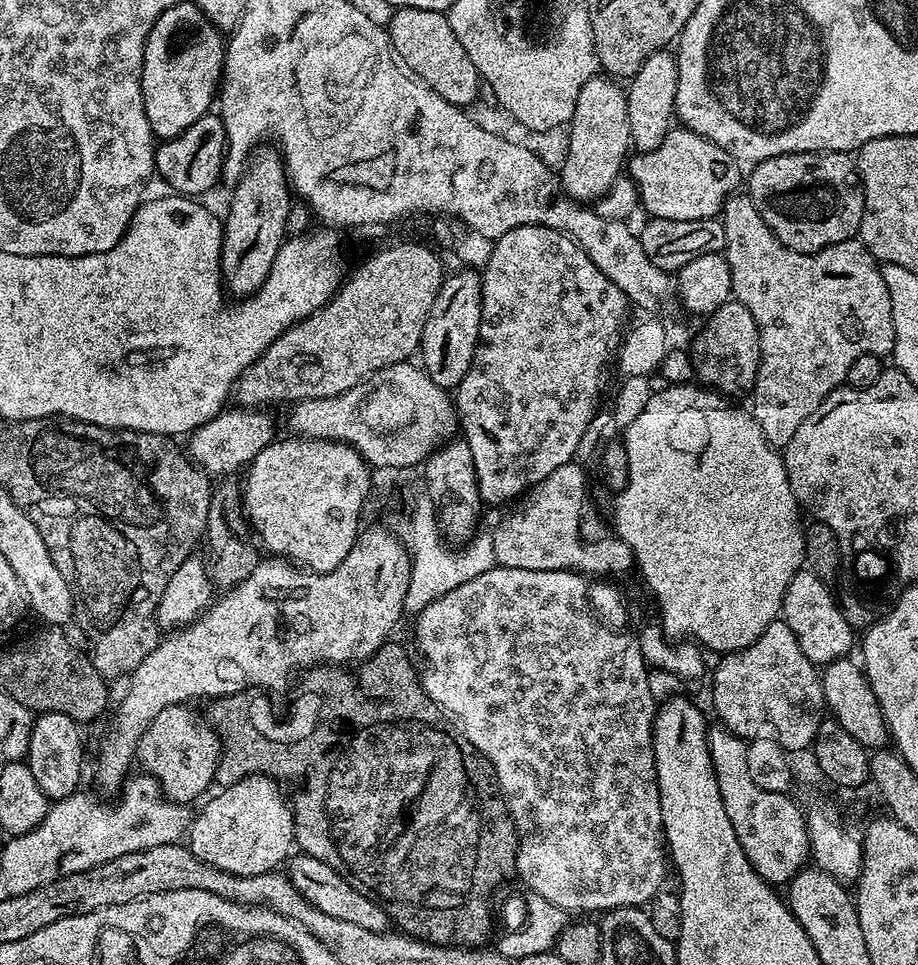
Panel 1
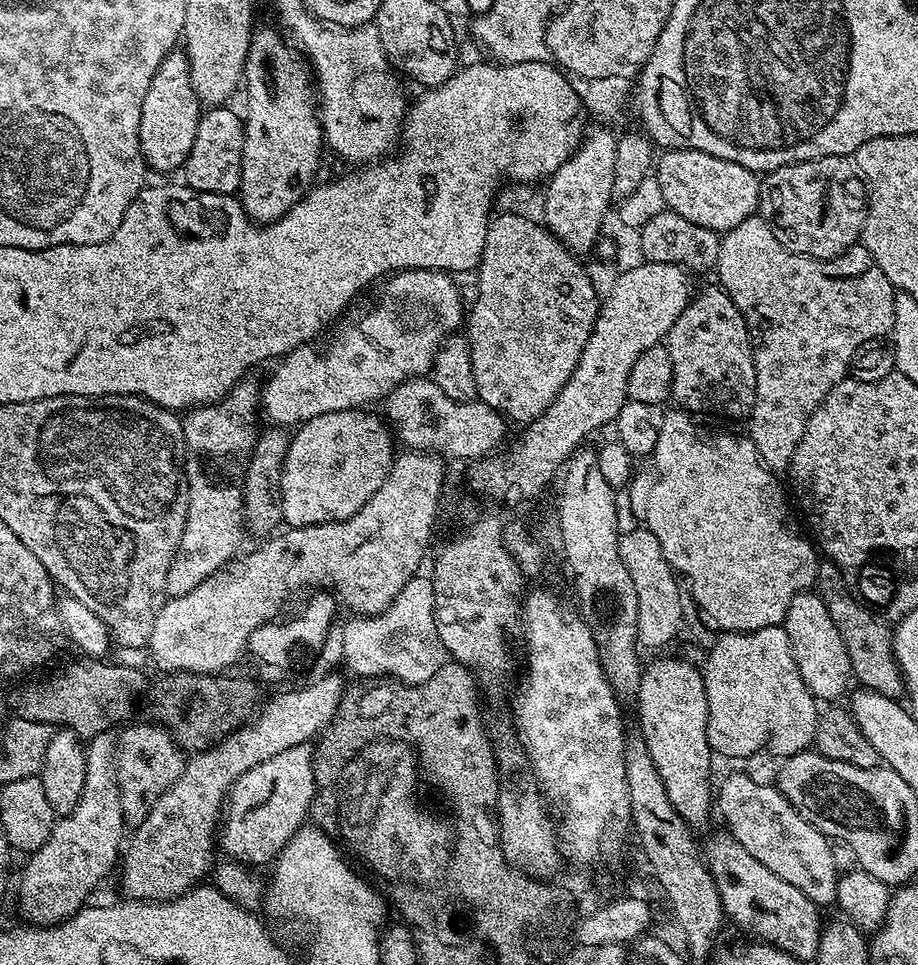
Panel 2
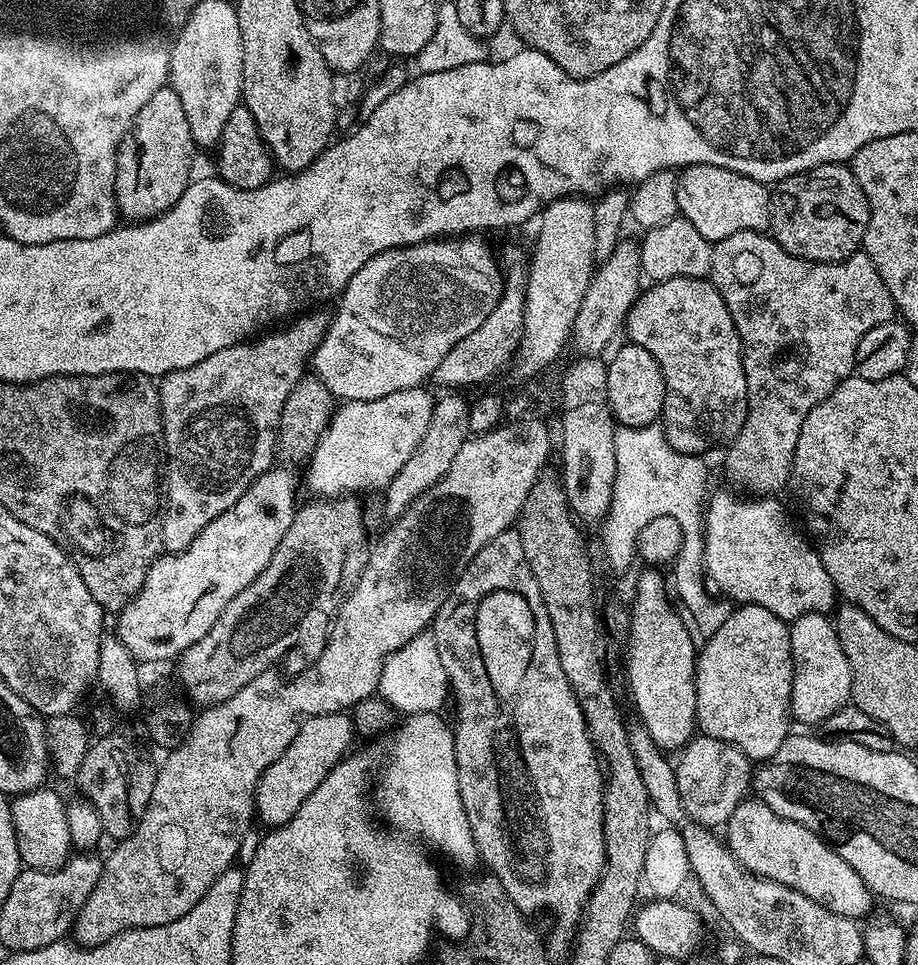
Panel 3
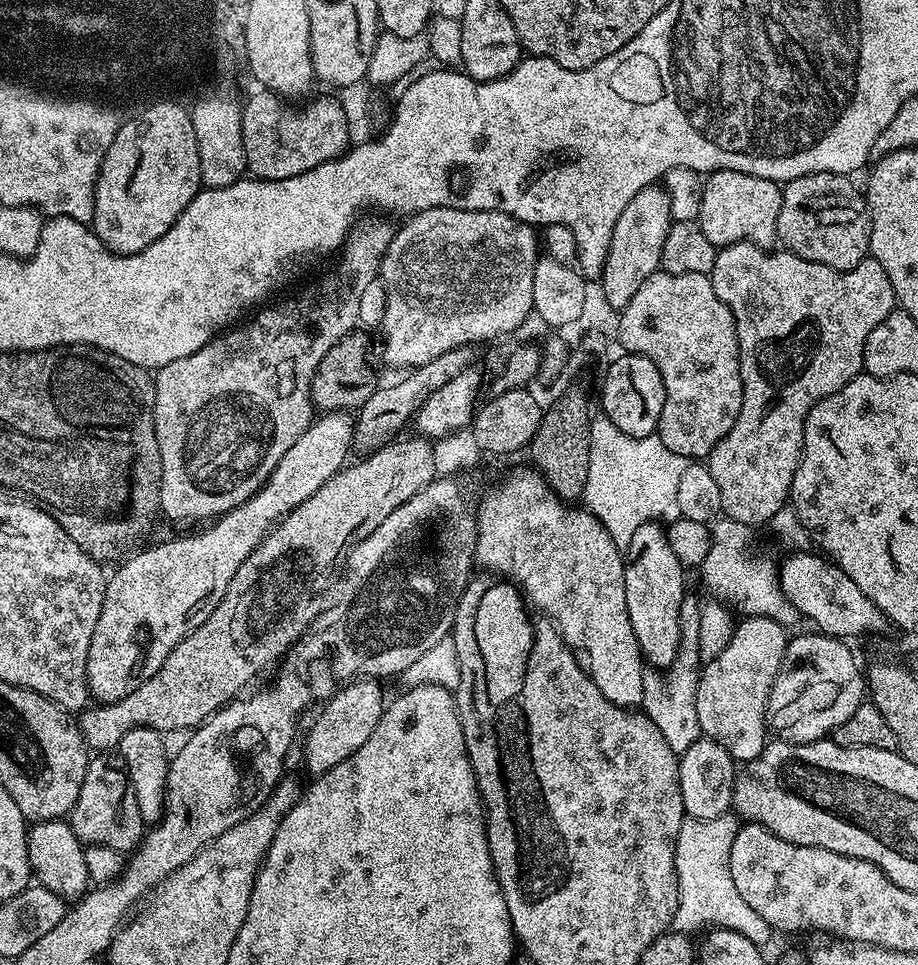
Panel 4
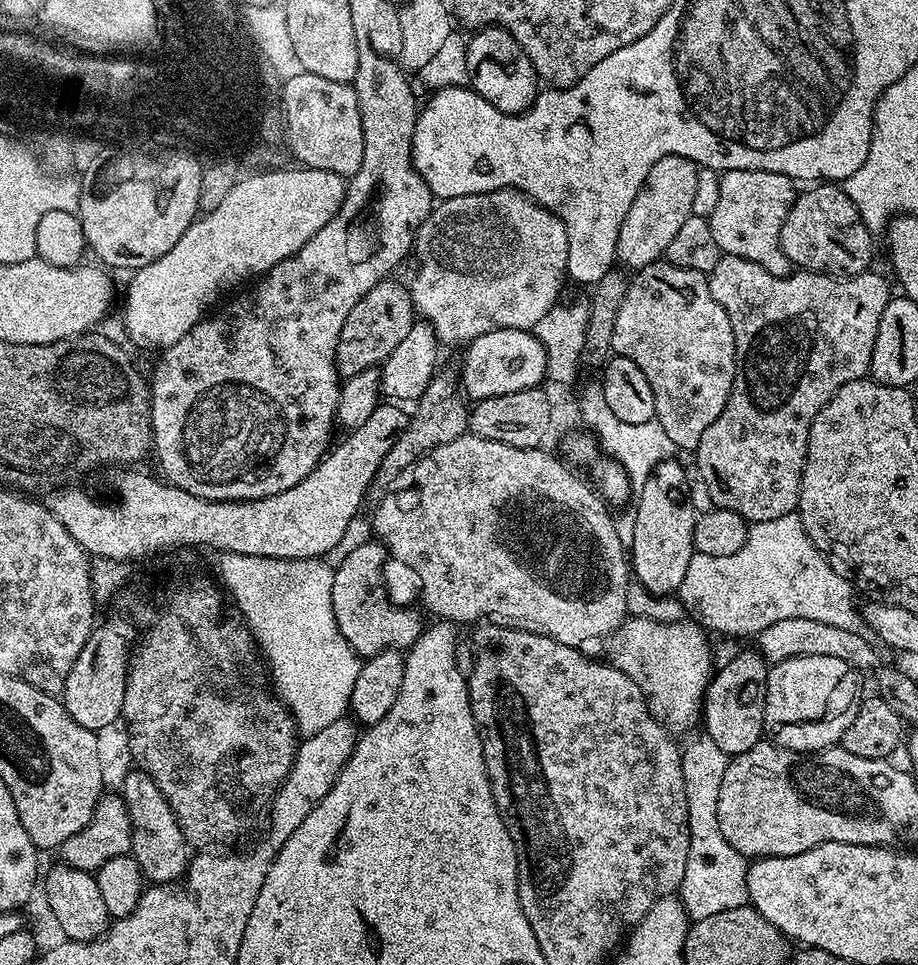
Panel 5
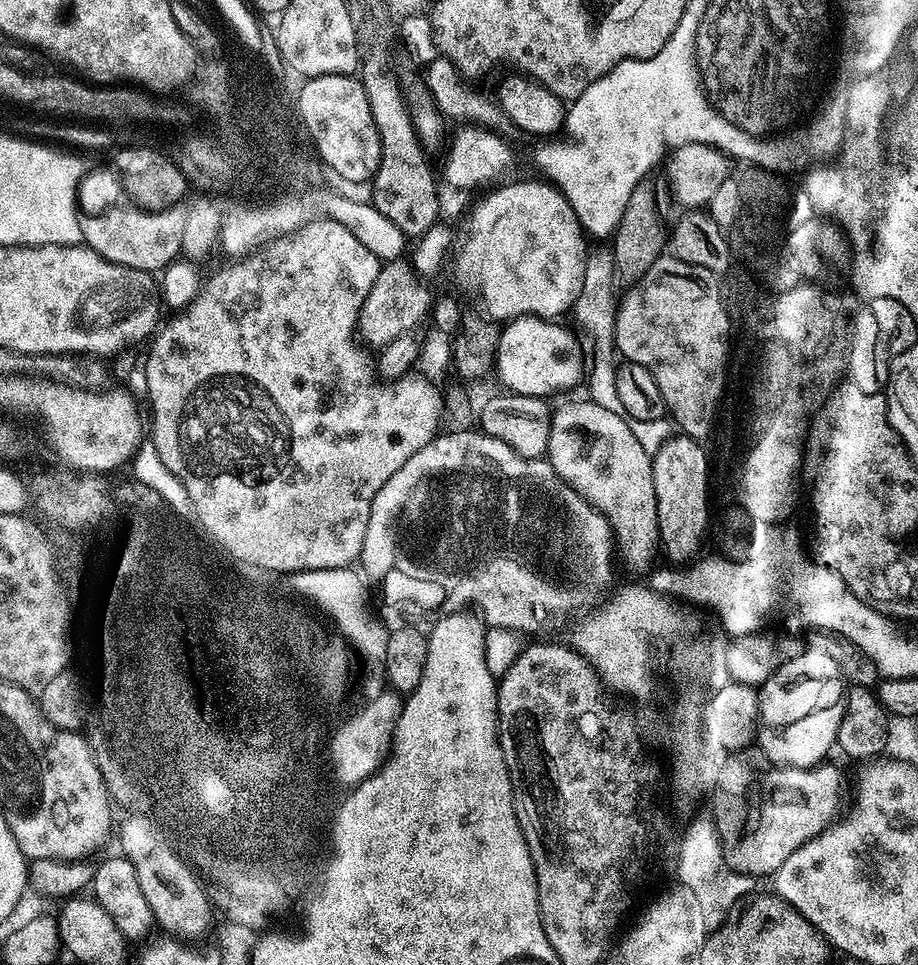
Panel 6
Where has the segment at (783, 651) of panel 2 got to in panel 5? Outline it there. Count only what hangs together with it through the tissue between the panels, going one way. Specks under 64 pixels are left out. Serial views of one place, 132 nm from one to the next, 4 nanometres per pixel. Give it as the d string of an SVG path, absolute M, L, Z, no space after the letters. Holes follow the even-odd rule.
M740 650L728 666L719 668L711 677L703 699L703 731L729 757L750 750L765 735L764 695L770 665L759 651L751 651Z

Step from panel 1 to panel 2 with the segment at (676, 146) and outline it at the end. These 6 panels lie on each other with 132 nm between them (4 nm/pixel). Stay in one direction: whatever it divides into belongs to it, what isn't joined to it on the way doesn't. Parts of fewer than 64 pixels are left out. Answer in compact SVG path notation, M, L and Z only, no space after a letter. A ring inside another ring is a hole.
M669 148L659 153L654 164L655 178L662 186L665 209L682 214L694 226L706 226L717 234L729 232L738 222L757 215L760 207L761 177L738 162L714 158L693 148Z

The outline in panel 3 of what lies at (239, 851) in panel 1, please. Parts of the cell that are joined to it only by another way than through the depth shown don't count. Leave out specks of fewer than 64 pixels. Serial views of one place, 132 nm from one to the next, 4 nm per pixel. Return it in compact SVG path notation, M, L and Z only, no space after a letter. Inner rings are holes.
M341 710L330 714L318 714L310 718L298 730L294 742L286 746L286 750L262 774L256 787L256 815L255 819L271 830L290 822L294 814L298 814L298 806L318 790L322 778L334 770L334 766L345 756L349 755L353 747L352 736L357 735L353 717L347 711Z

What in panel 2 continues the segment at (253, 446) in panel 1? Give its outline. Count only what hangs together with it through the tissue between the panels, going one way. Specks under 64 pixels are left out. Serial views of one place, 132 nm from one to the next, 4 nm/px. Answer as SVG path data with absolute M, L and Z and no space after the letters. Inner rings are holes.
M410 268L389 275L383 281L380 305L368 308L357 320L349 324L335 325L336 333L328 340L328 345L319 352L316 346L296 348L275 365L272 377L262 384L262 416L272 426L299 425L310 418L318 418L331 412L360 410L364 404L383 401L389 392L402 382L413 380L415 376L427 377L440 344L453 335L456 328L465 323L466 304L452 296L453 277L446 272L434 272L431 268Z

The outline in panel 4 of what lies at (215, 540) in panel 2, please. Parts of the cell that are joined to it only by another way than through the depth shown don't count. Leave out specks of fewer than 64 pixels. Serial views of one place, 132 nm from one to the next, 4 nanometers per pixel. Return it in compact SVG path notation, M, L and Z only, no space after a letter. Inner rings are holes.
M357 223L342 245L336 269L313 288L273 308L261 307L252 324L241 323L221 331L202 350L194 350L194 354L178 358L178 362L170 362L155 373L154 430L162 458L160 512L163 515L172 520L216 518L230 506L250 499L267 482L279 459L312 424L314 370L318 370L318 362L326 358L330 346L355 329L352 327L360 316L360 295L372 279L377 279L393 231L393 225Z

